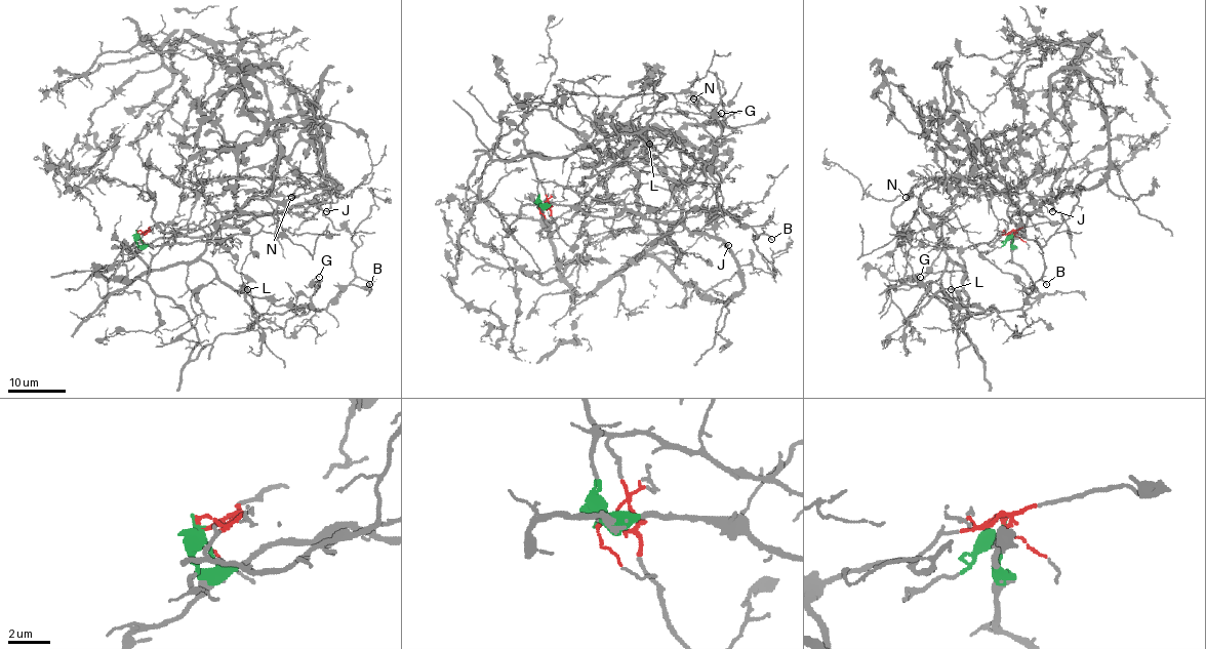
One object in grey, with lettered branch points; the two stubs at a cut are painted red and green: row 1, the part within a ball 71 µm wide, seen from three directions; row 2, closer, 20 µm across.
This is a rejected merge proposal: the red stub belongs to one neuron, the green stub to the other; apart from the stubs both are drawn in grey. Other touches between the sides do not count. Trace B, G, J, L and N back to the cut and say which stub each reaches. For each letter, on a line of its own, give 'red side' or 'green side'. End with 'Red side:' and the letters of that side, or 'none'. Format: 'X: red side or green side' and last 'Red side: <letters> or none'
B: red side
G: red side
J: green side
L: red side
N: red side
Red side: B, G, L, N

